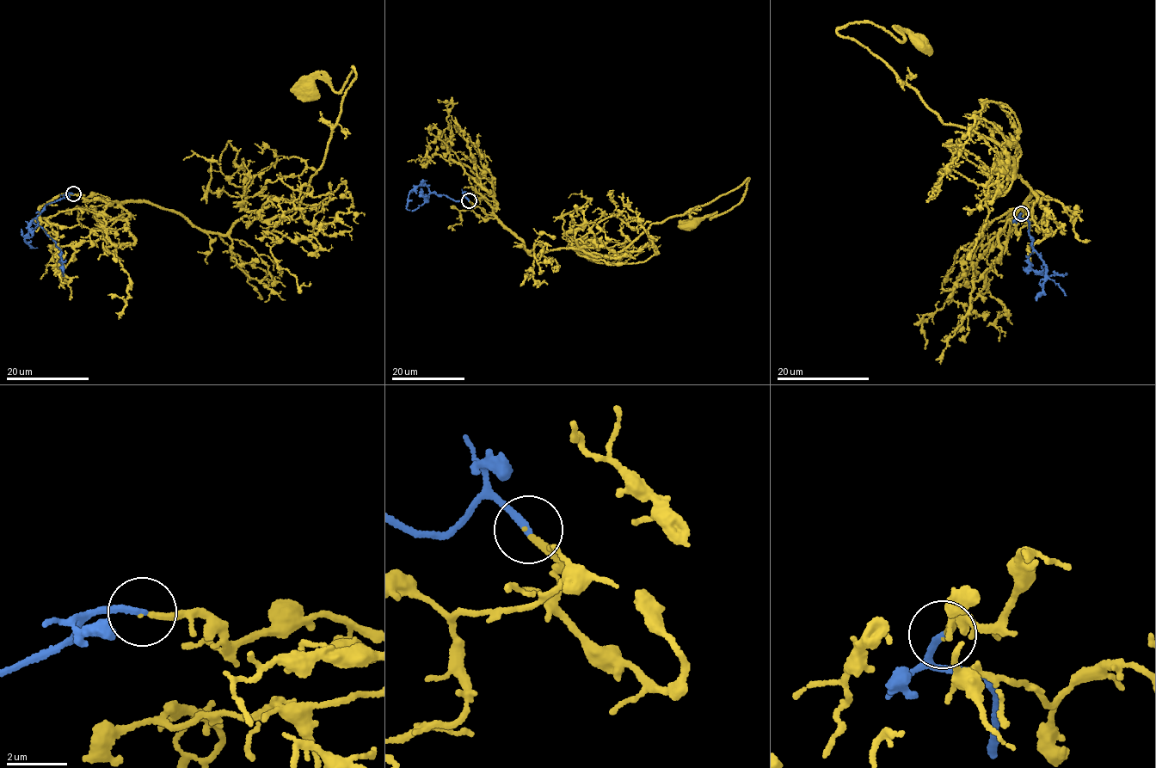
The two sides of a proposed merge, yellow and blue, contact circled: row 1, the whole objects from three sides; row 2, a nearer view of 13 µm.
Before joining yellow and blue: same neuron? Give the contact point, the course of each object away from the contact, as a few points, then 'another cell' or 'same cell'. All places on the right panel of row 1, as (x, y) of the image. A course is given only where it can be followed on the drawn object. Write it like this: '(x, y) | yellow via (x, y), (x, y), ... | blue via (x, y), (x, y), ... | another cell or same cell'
(1021, 213) | yellow via (1020, 213), (1031, 191), (1048, 197), (1003, 150), (943, 123), (837, 32), (872, 23), (921, 42) | blue via (1020, 213), (1019, 218), (1029, 222), (1029, 233), (1047, 267), (1046, 274), (1057, 283), (1066, 295) | same cell

